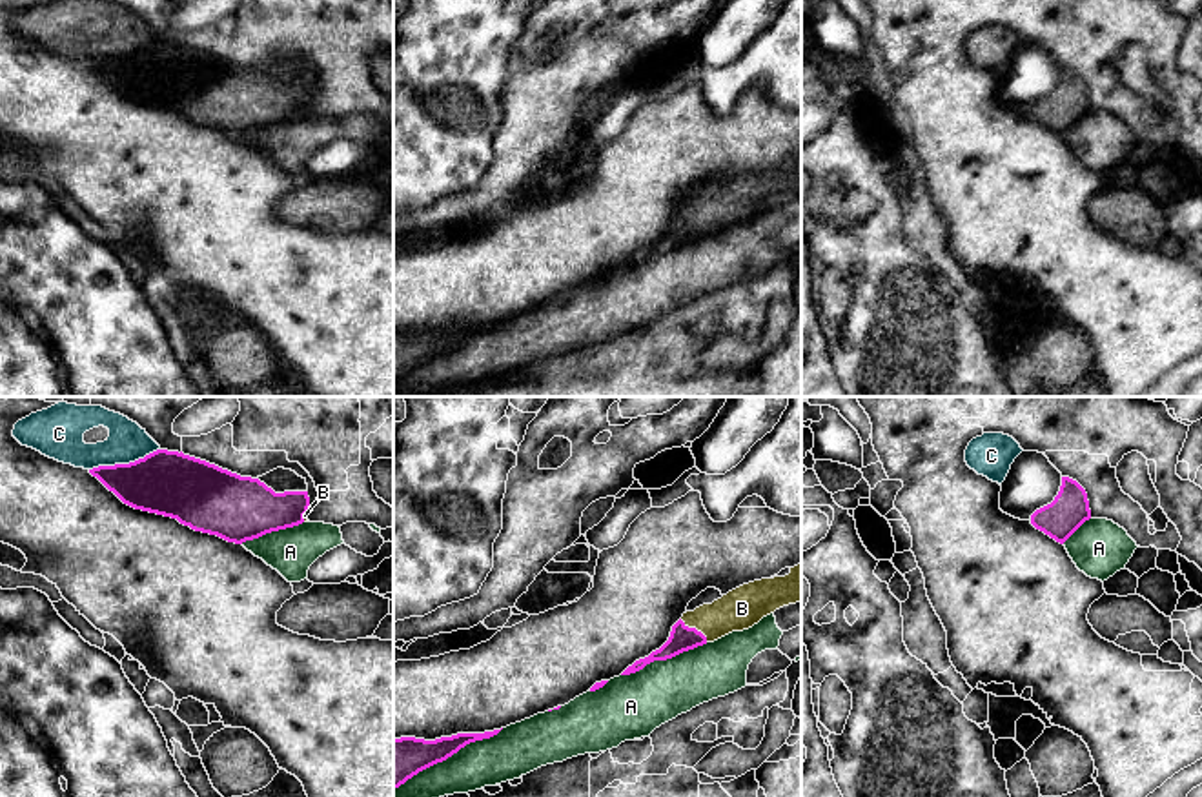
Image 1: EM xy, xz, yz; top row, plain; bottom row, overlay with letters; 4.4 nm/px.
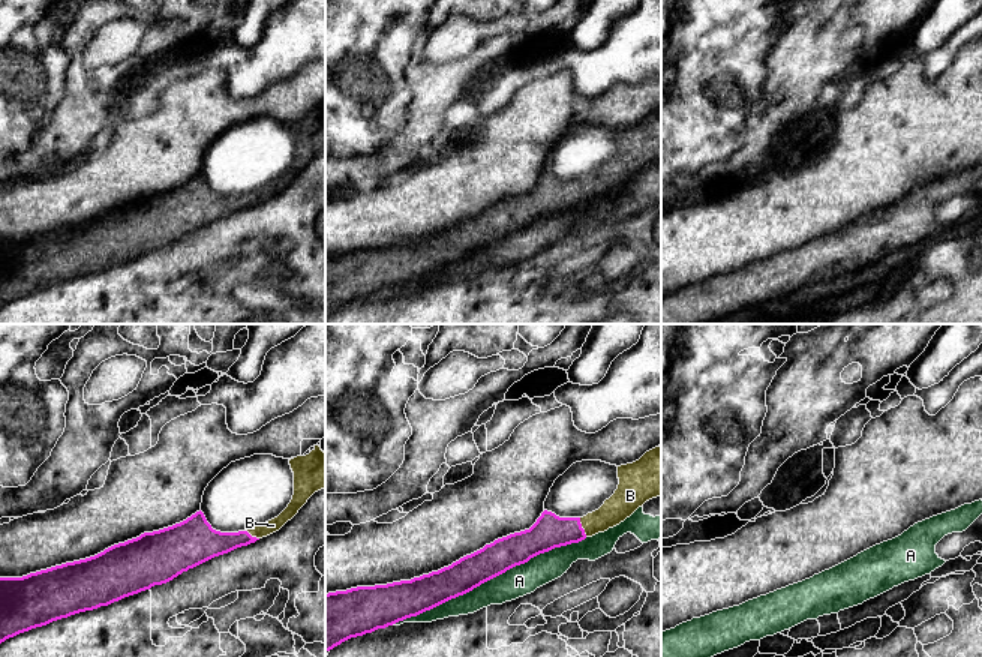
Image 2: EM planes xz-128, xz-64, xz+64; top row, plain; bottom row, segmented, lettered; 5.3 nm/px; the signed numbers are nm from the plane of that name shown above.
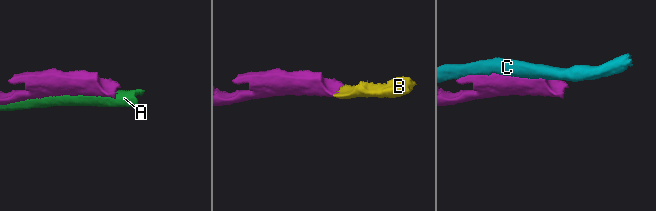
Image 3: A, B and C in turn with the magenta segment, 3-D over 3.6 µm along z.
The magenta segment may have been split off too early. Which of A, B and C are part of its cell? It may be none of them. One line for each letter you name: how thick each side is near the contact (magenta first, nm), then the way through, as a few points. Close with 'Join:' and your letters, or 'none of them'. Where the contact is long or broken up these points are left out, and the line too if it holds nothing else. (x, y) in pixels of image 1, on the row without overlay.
B: Thickness 110 nm (magenta) against 180 nm. Path across: xz (682, 230), (694, 221), (742, 201)
Join: B

